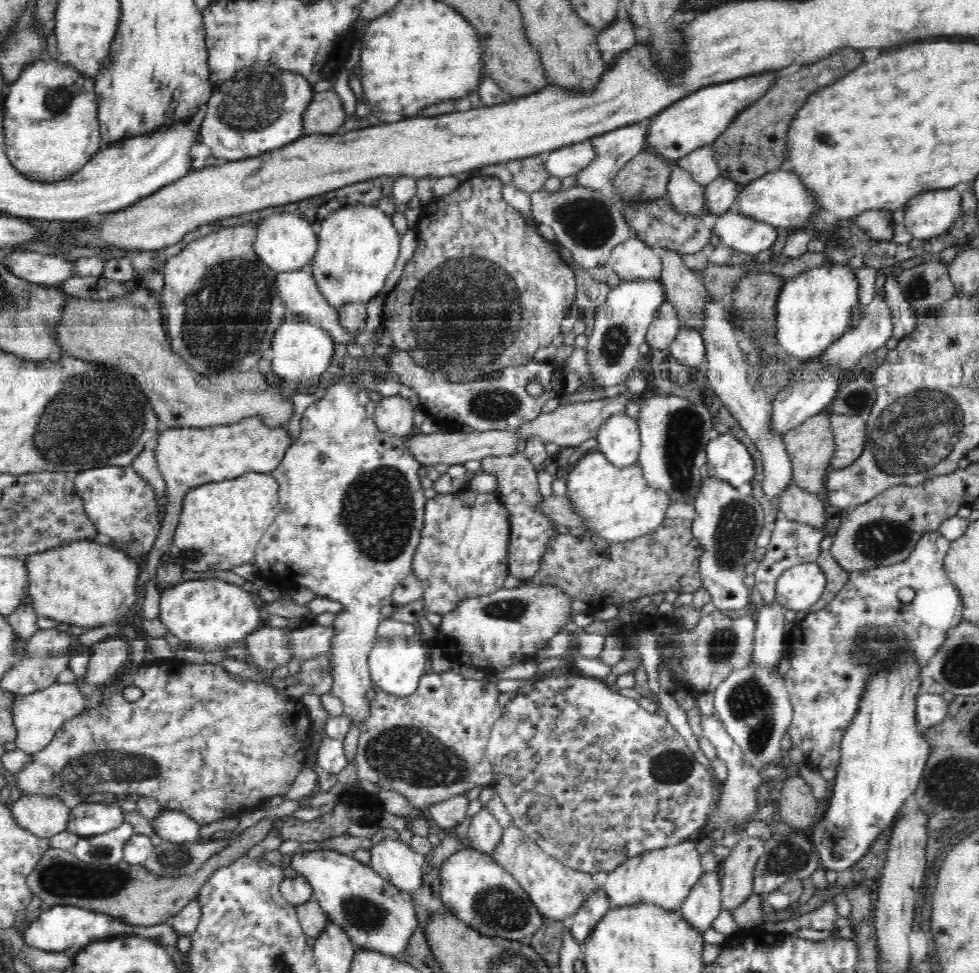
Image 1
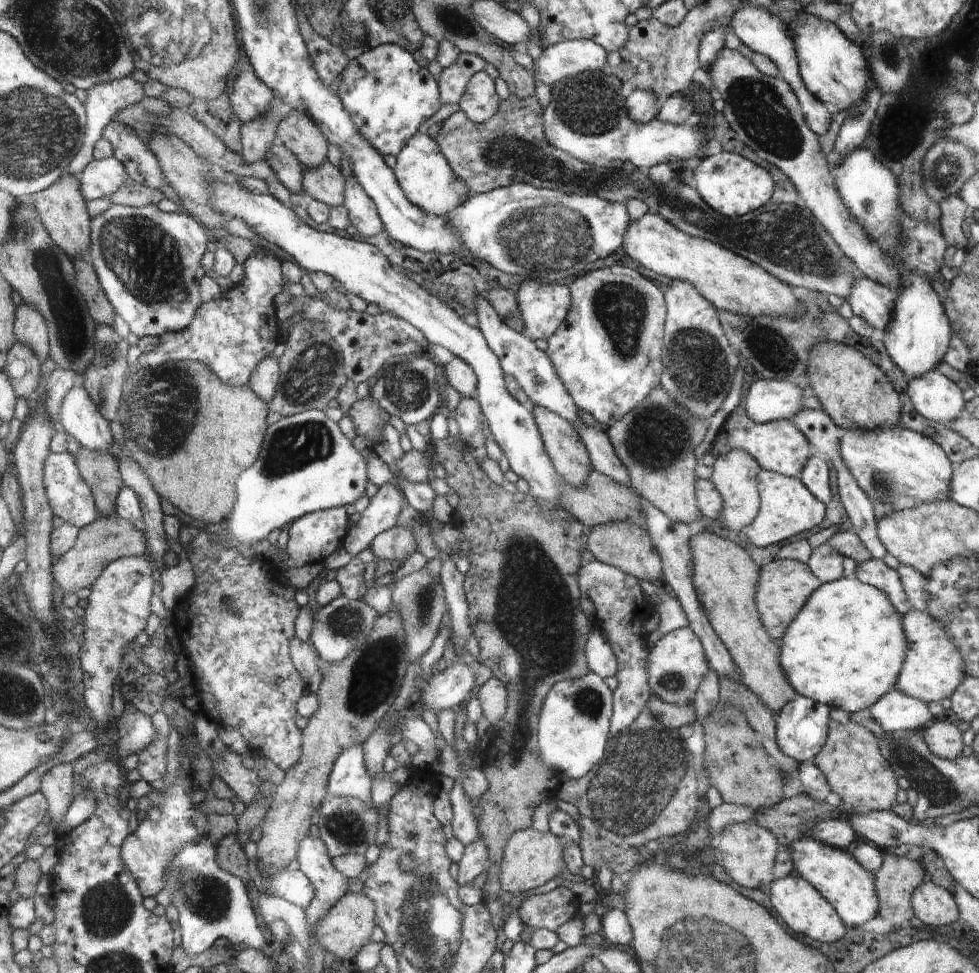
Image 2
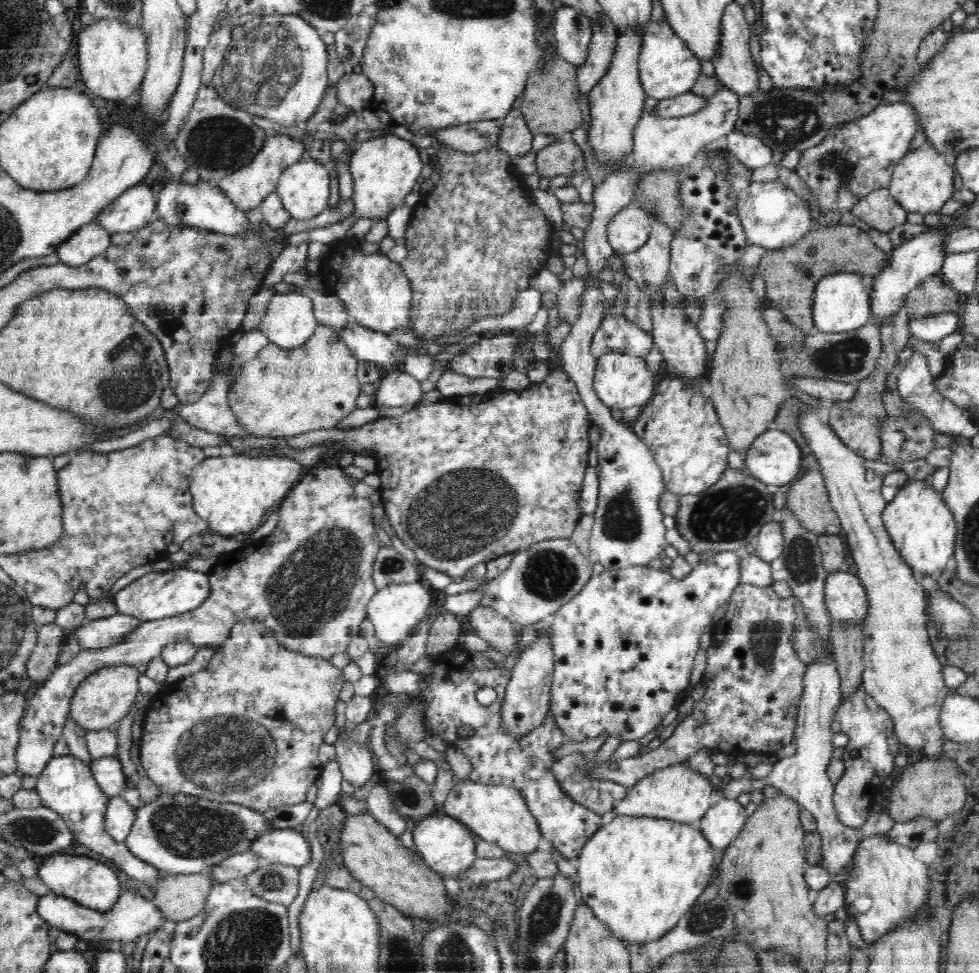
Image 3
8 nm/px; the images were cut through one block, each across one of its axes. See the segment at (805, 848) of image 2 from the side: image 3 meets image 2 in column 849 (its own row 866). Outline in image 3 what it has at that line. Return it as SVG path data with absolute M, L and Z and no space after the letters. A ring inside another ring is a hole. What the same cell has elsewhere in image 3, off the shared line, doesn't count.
M886 833L860 838L852 864L853 867L848 871L849 877L845 881L845 909L855 920L866 943L872 944L890 931L890 928L897 927L898 921L915 915L918 909L926 906L929 891L926 865L916 859L913 849L896 843ZM864 897L870 900L870 906L868 910L860 912L856 904Z

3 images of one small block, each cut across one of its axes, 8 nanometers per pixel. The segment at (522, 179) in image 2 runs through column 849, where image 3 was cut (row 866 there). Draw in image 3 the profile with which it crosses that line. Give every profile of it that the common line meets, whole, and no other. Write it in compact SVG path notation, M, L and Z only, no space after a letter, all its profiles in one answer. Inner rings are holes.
M262 864L242 879L255 896L288 908L298 896L298 871L294 865Z

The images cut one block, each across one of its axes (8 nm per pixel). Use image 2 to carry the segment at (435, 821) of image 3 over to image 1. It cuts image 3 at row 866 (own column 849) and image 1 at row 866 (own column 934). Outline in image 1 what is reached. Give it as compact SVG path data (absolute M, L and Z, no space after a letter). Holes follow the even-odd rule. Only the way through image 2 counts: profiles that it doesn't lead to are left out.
M469 847L459 849L452 856L448 856L446 862L443 862L439 878L442 881L441 900L446 905L449 914L458 917L470 928L477 930L484 936L523 942L542 928L544 916L537 911L521 884L494 860L493 855L484 854Z

